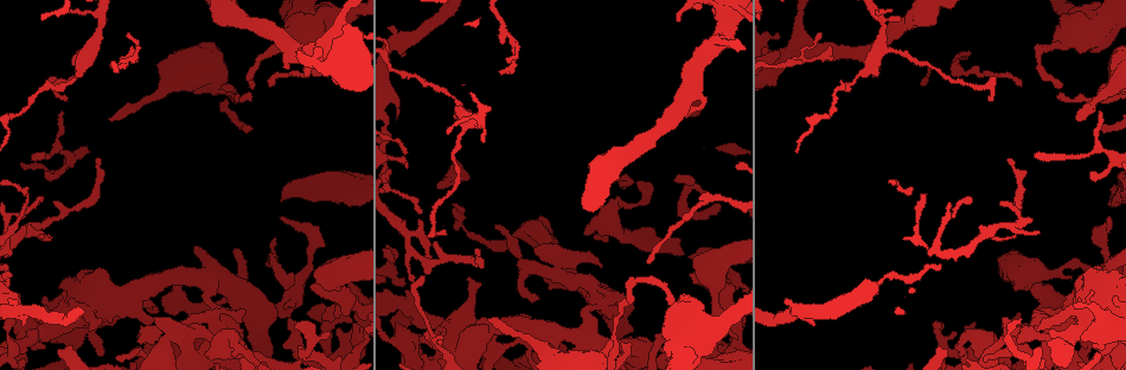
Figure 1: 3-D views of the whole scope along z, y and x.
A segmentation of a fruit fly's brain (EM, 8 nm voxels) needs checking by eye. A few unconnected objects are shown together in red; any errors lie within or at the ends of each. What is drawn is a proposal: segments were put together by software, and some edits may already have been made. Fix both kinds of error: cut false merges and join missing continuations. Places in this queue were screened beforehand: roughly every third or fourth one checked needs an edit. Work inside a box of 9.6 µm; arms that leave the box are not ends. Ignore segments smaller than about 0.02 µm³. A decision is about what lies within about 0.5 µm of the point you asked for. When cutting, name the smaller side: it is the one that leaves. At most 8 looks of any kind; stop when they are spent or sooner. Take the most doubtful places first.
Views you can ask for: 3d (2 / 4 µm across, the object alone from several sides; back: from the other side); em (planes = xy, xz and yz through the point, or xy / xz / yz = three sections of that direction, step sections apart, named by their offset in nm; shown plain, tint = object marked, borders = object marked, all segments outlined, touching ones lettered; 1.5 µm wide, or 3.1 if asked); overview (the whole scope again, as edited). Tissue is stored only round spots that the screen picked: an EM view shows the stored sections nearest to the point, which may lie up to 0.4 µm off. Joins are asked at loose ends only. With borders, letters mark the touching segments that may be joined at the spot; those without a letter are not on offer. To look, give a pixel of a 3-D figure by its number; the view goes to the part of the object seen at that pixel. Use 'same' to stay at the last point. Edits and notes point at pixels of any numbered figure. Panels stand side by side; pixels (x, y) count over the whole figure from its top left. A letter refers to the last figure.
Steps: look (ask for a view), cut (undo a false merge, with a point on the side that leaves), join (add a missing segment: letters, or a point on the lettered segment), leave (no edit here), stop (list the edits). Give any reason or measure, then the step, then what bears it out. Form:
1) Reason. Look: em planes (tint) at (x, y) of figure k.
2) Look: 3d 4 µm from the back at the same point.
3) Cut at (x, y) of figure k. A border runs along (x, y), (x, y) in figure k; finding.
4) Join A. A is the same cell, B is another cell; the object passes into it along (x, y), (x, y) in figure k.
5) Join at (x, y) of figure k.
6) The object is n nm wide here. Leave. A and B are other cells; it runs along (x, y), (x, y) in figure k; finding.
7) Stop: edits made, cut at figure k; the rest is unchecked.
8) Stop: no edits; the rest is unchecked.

Thin end. Look: em planes (borders) at (993, 100) of figure 1.

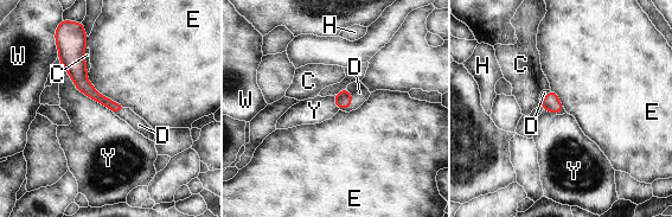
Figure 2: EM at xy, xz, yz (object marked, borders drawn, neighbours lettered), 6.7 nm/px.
Join D. D is the same cell, C, E, H, W and Y are other cells; the cell continues.

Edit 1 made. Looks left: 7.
See it whole again. Look: overview.

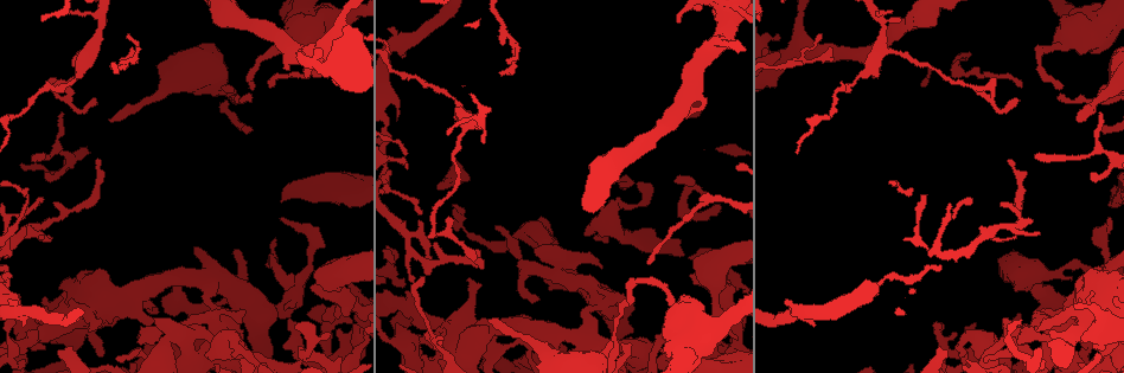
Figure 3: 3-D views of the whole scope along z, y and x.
Look: em xy step 8 (borders) at (428, 334) of figure 3.

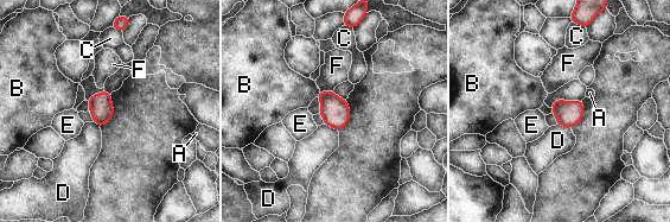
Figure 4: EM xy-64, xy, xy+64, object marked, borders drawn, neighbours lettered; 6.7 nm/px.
Another direction. Look: em planes (borders) at the same point.

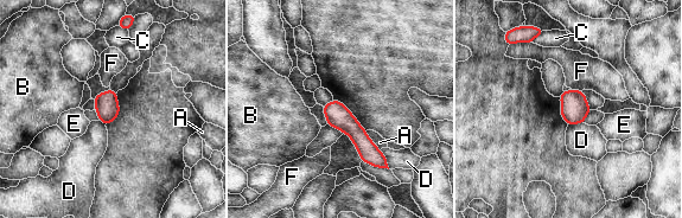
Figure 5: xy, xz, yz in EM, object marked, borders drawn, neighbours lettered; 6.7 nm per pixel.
Leave. A, B, C, D, E and F are other cells; a border runs along (380, 149), (389, 168) in figure 5; no lettered segment goes on from it.

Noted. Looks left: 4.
Free end. Look: em planes (borders) at (777, 56) of figure 3.

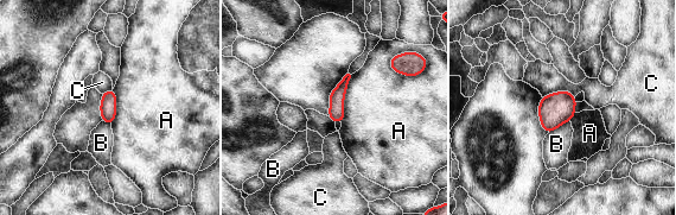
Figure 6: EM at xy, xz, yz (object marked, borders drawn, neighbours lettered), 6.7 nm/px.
Leave. A, B and C are other cells; a border runs along (354, 74), (339, 121) in figure 6; no lettered segment goes on from it.

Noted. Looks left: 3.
Stop: edits made, join at figure 2; the rest is unchecked.

